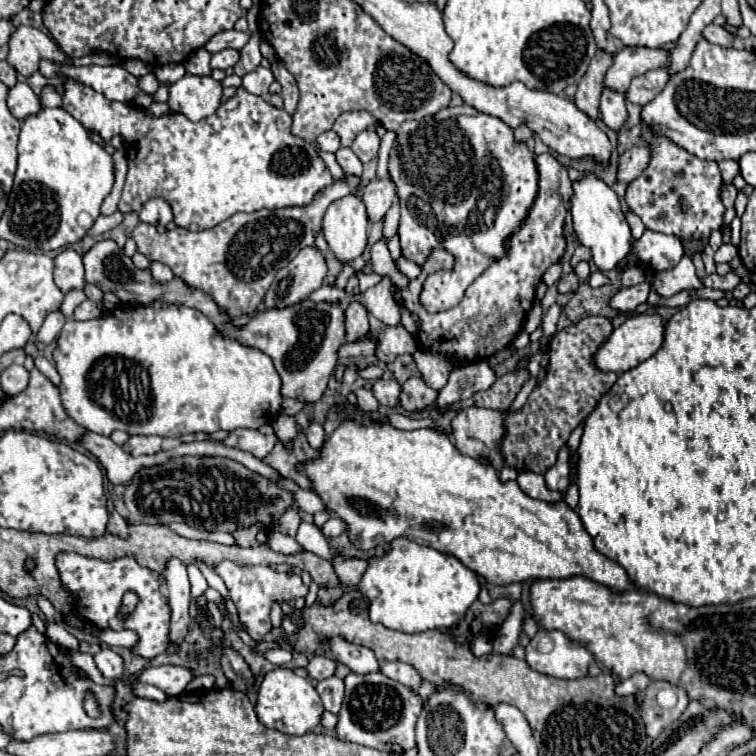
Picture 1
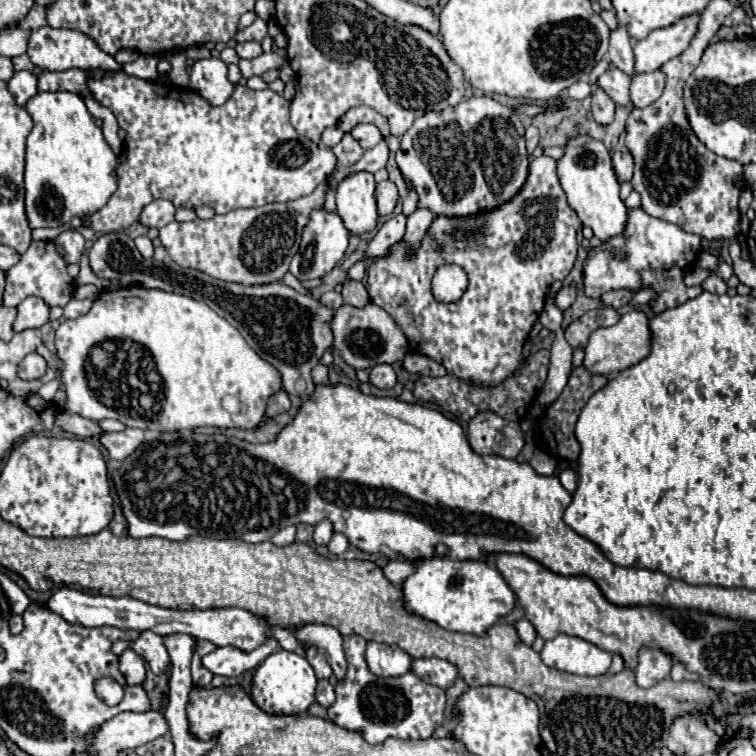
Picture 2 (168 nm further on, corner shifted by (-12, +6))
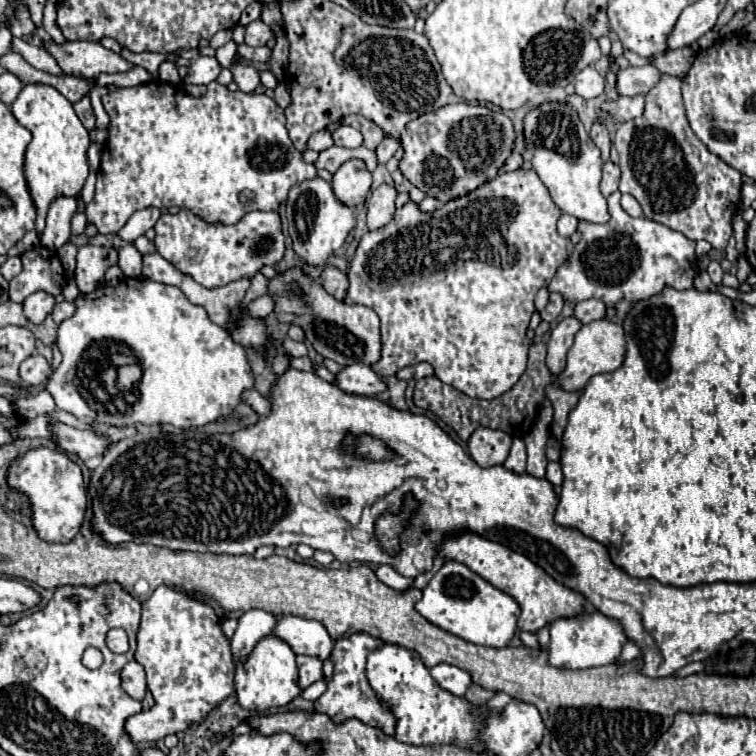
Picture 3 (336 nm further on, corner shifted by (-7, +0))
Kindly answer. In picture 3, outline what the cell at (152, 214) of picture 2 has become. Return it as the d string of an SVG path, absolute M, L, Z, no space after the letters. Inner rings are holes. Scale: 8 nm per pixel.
M147 207L143 211L137 211L131 215L131 219L125 223L125 227L119 231L119 237L133 243L137 237L145 235L147 229L155 227L159 217L161 217L161 211L157 207Z

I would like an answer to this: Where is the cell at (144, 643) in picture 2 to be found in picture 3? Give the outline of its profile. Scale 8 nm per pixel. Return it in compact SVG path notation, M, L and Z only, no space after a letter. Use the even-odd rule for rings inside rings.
M165 585L143 603L135 661L145 667L155 707L125 721L125 733L133 743L151 743L185 731L189 725L201 723L215 705L233 693L235 665L219 617L209 605Z

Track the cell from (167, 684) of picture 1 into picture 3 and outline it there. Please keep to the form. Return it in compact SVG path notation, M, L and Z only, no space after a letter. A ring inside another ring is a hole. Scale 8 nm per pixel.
M251 609L247 613L241 615L239 619L239 627L231 639L231 655L233 661L247 661L247 657L251 655L251 649L255 649L255 645L271 633L271 629L275 627L275 617L271 613L265 613L261 609Z

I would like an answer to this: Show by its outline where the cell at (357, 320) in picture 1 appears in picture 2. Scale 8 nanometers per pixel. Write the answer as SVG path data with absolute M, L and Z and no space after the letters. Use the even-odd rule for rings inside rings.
M346 281L342 285L342 299L346 305L354 305L354 307L364 307L370 303L362 281Z

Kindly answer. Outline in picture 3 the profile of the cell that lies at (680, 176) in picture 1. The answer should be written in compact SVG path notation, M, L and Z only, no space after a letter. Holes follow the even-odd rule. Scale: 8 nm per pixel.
M661 73L645 99L643 117L619 125L615 149L621 167L619 191L633 195L647 219L667 225L691 241L705 239L715 249L725 249L733 233L731 219L739 209L743 179L737 169L709 153L691 131L683 109L679 77Z

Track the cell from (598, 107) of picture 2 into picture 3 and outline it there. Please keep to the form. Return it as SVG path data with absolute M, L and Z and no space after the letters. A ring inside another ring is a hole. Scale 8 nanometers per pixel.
M595 121L595 123L593 123L593 127L591 127L591 139L593 139L593 143L601 149L603 161L607 161L607 159L609 159L611 137L609 137L609 131L607 131L607 127L603 125L603 121Z

